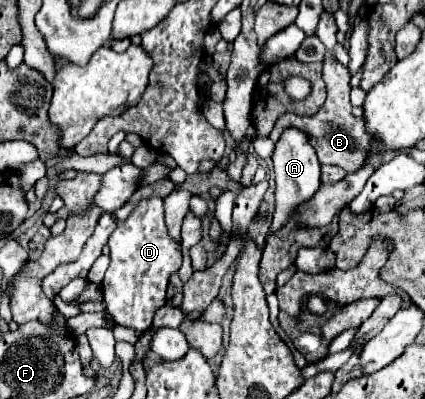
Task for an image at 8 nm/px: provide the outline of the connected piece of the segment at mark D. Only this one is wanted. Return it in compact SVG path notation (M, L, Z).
M146 198L136 210L110 234L110 266L102 280L104 306L110 318L126 328L144 334L152 326L154 312L166 304L166 288L170 274L182 264L180 244L168 236L164 222L162 198Z

